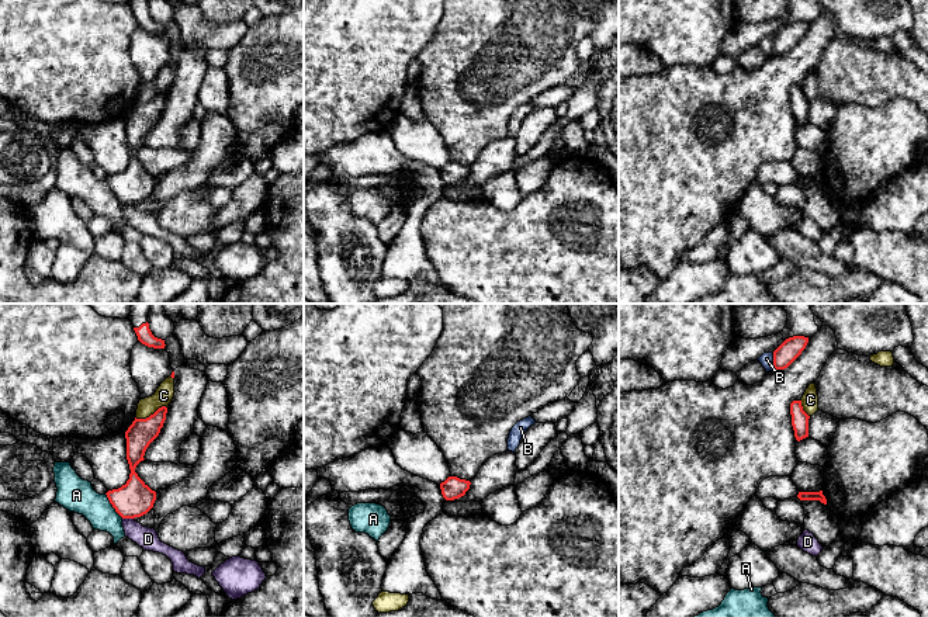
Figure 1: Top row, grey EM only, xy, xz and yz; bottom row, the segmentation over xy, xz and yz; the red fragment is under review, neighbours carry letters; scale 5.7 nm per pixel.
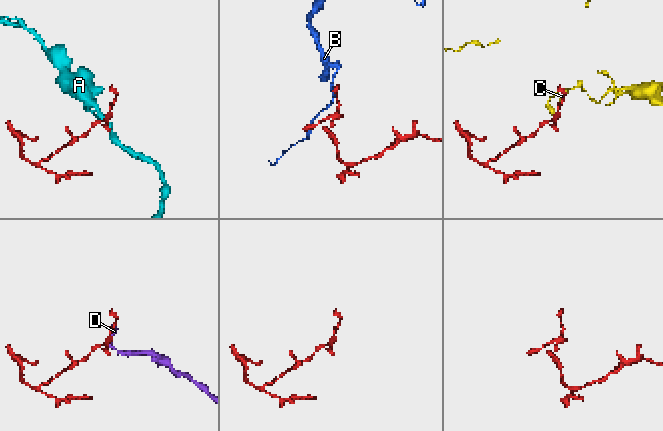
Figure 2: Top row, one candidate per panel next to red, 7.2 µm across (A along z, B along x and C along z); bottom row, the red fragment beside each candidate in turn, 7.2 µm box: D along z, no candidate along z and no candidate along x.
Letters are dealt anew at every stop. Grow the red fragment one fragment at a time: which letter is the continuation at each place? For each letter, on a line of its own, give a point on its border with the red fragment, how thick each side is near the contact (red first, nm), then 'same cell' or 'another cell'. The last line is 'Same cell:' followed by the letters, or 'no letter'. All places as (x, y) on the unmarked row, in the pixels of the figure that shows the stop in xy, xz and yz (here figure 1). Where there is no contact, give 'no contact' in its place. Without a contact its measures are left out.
A: contact xy (113, 191); calibres 200 and 190 nm; another cell
B: contact yz (774, 47); calibres 120 and 80 nm; another cell
C: contact xy (151, 100); calibres 160 and 110 nm; another cell
D: contact xy (128, 203); calibres 200 and 120 nm; another cell
Same cell: no letter

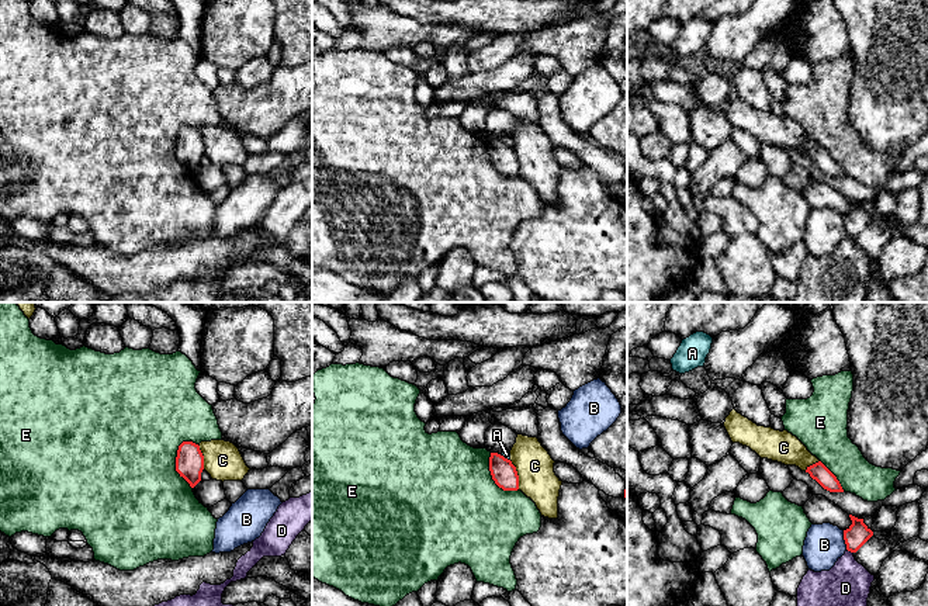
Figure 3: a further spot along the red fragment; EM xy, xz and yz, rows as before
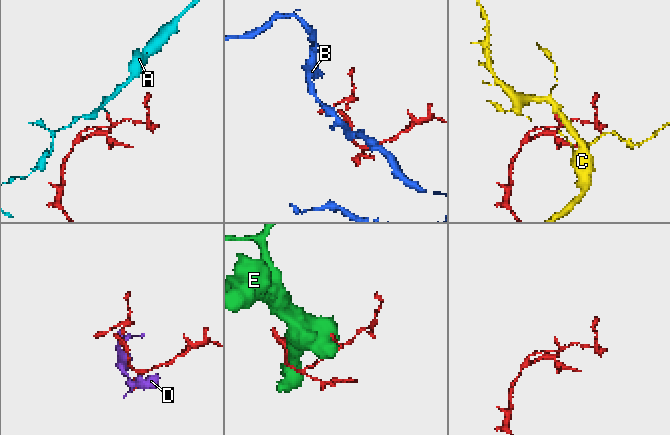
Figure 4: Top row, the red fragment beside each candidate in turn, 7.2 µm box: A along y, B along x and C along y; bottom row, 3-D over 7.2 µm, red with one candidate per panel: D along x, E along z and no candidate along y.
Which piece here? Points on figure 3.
A: contact xz (504, 142); calibres 150 and 50 nm; another cell
B: contact yz (844, 224); calibres 130 and 220 nm; another cell
C: contact xz (516, 159); calibres 150 and 220 nm; another cell
D: contact yz (851, 236); calibres 130 and 300 nm; another cell
E: contact xy (176, 149); calibres 160 and 500 nm; another cell
Same cell: no letter

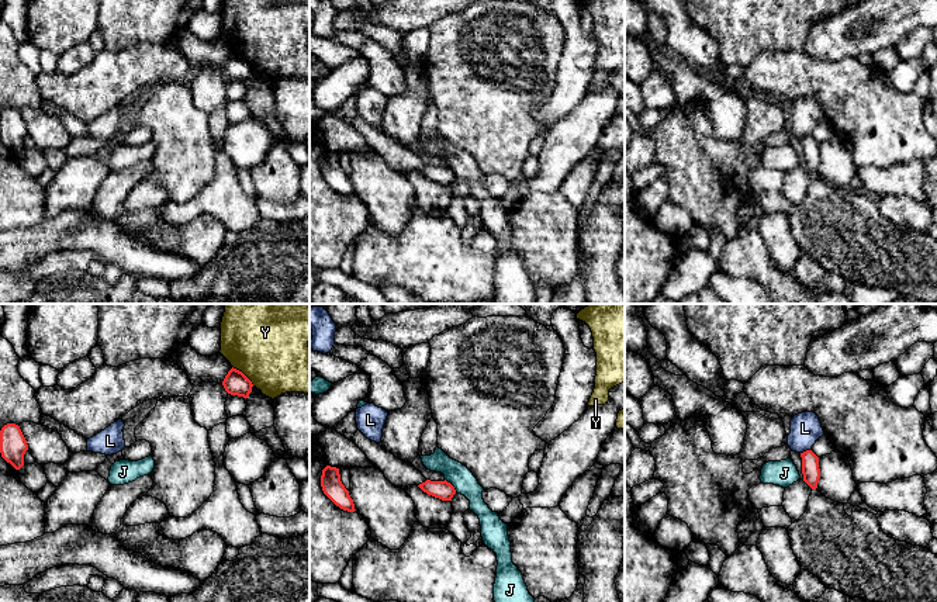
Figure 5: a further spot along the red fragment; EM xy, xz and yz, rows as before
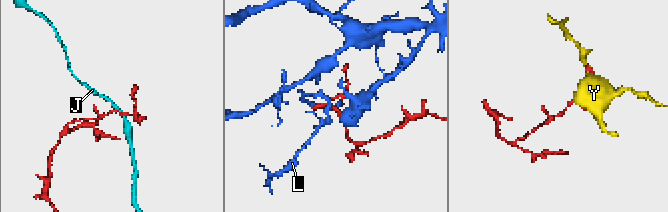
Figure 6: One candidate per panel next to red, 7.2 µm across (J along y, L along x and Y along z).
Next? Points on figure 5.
J: contact xz (452, 170); calibres 110 and 140 nm; another cell
L: contact yz (806, 135); calibres 100 and 180 nm; another cell
Y: contact xy (244, 59); calibres 140 and 420 nm; another cell
Same cell: no letter

